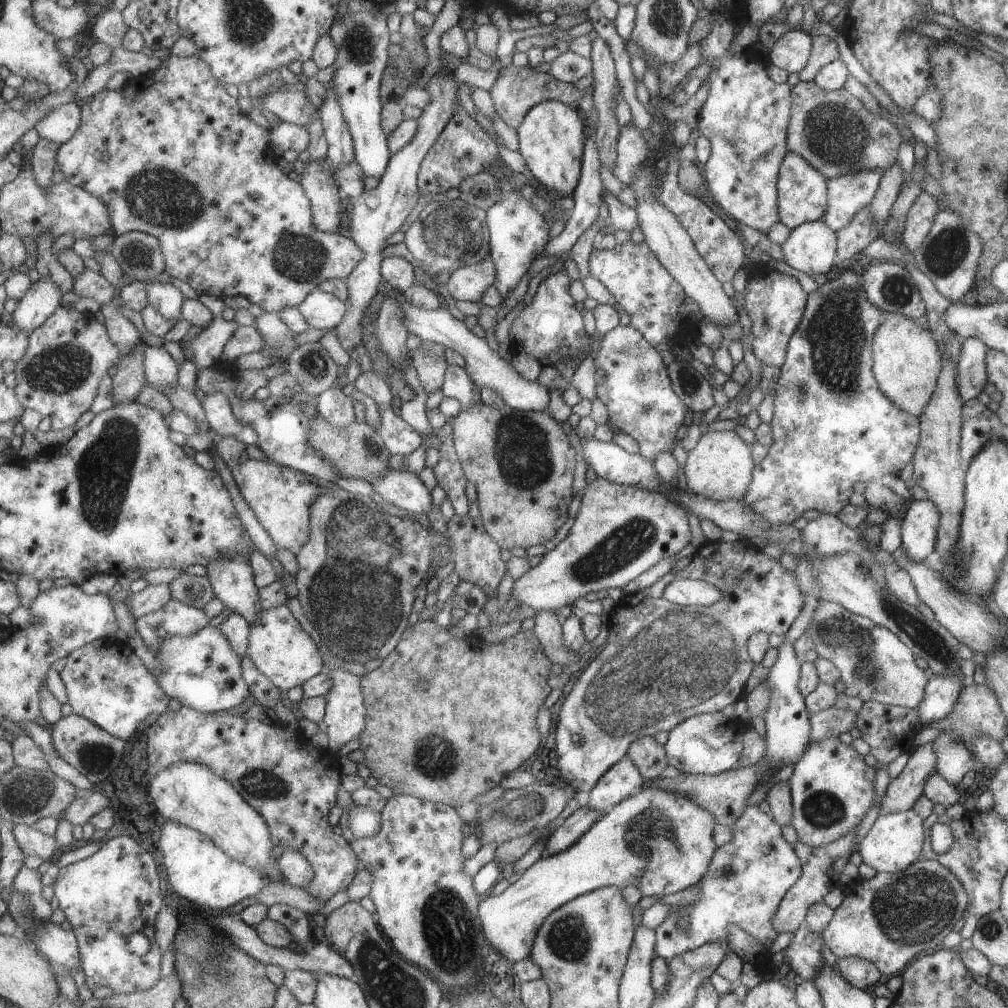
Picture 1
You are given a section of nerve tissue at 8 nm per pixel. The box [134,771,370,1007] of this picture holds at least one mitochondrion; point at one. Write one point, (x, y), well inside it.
(211, 959)

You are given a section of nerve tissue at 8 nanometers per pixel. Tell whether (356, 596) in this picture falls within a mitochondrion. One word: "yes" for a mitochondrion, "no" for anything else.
yes

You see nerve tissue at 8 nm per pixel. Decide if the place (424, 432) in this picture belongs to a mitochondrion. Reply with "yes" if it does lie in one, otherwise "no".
no

